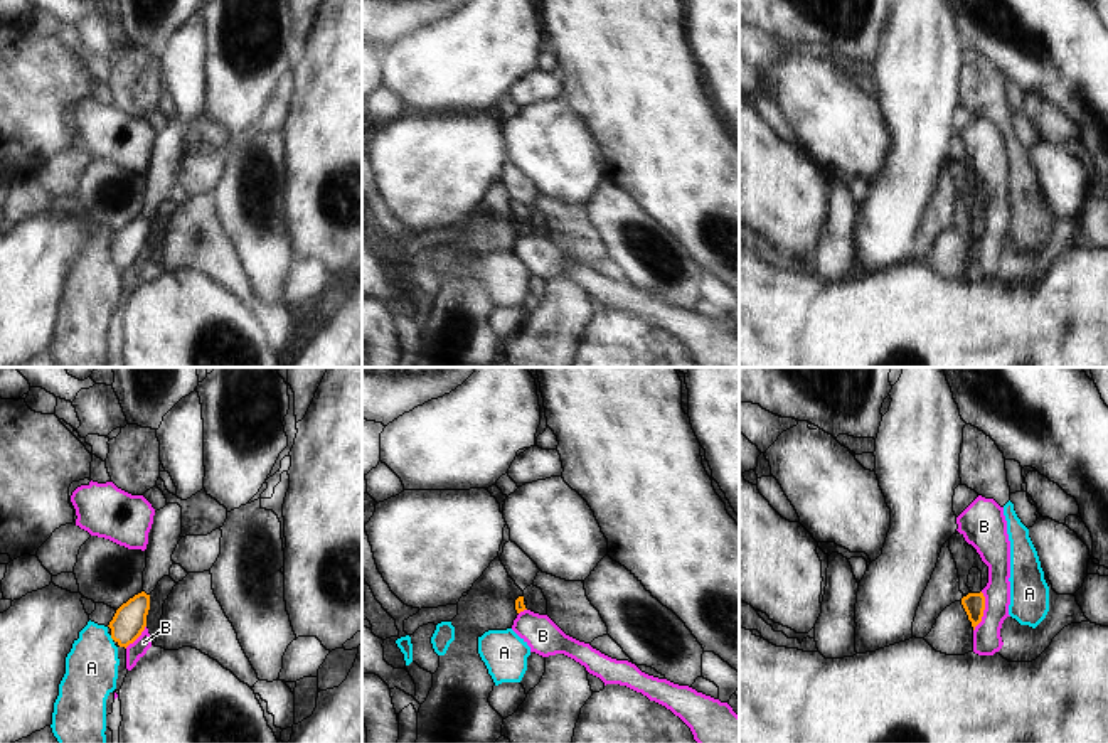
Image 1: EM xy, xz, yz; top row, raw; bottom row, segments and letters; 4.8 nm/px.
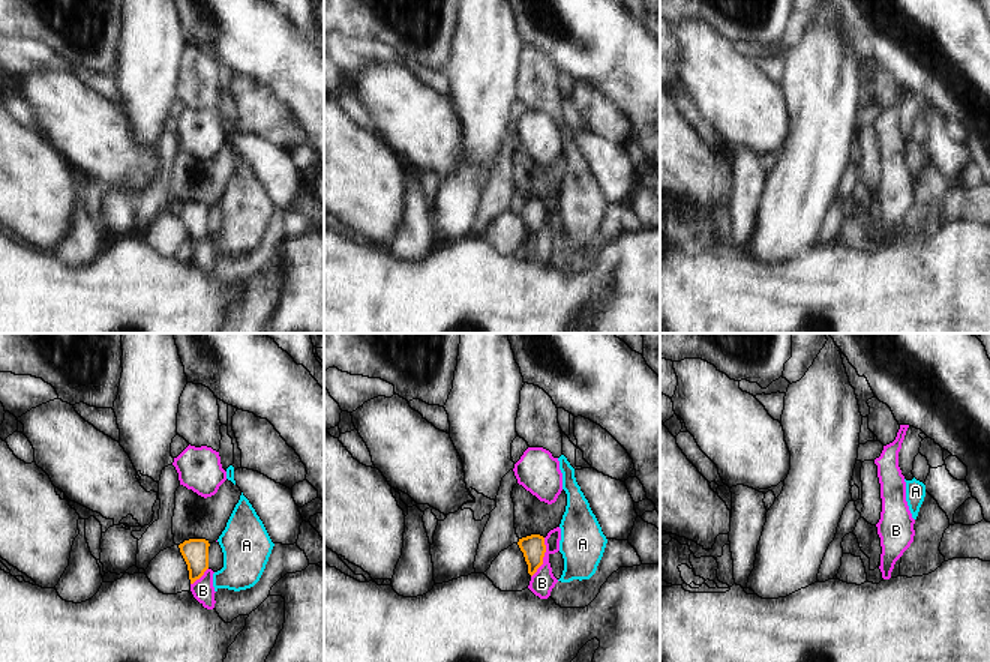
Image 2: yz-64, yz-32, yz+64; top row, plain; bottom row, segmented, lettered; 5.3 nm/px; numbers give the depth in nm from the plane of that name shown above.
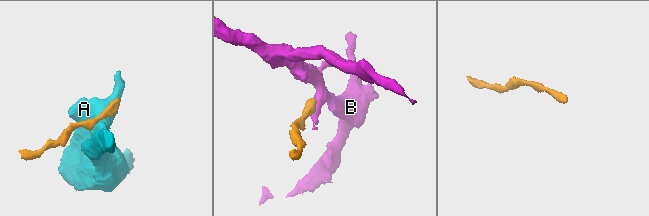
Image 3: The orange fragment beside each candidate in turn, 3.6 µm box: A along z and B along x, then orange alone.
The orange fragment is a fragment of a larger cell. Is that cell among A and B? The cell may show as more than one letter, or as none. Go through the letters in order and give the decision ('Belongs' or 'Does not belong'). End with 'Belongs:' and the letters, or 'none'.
A: Does not belong
B: Does not belong
Belongs: none.

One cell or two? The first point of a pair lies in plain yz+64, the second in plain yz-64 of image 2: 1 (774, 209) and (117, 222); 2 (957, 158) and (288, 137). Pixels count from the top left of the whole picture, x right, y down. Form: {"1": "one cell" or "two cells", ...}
{"1": "one cell", "2": "two cells"}

